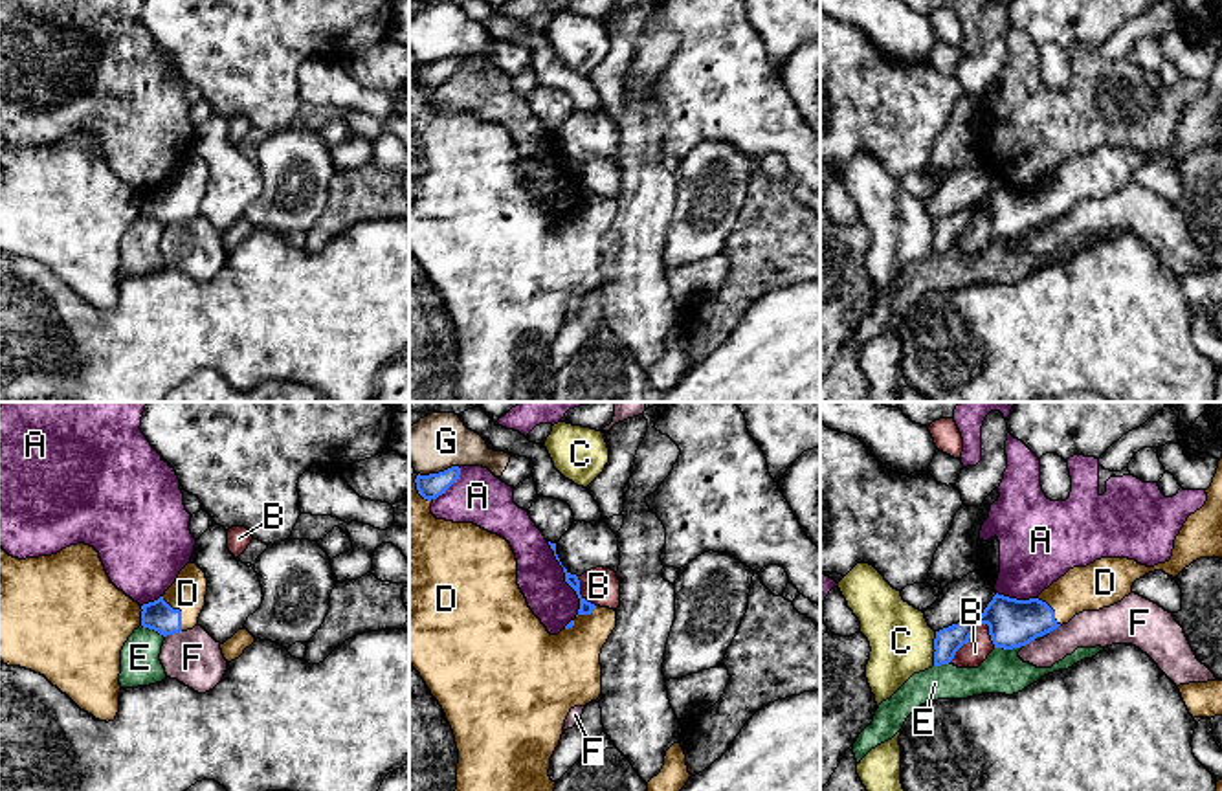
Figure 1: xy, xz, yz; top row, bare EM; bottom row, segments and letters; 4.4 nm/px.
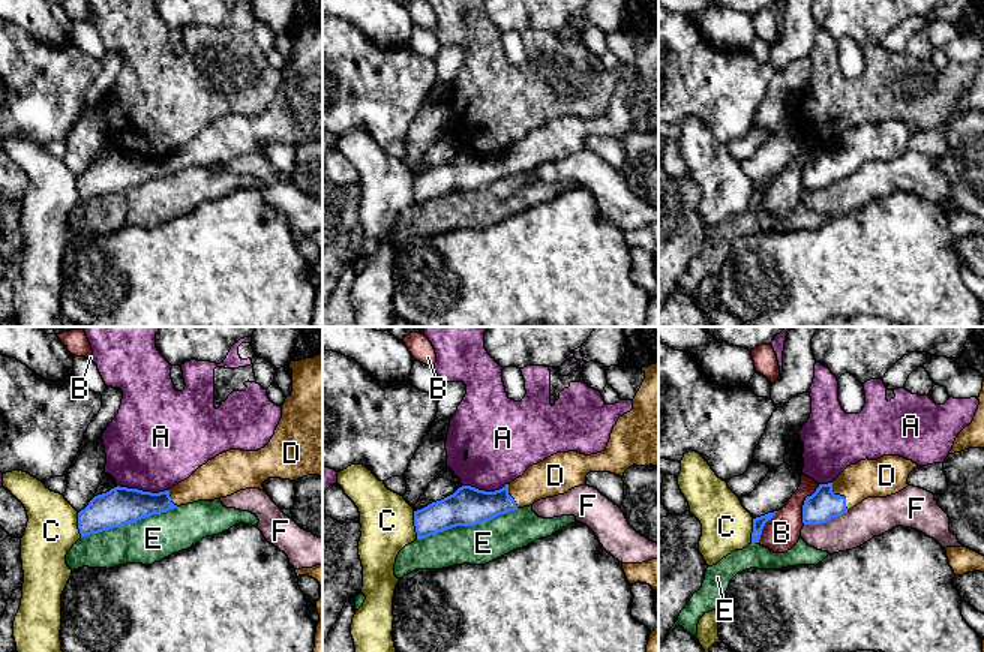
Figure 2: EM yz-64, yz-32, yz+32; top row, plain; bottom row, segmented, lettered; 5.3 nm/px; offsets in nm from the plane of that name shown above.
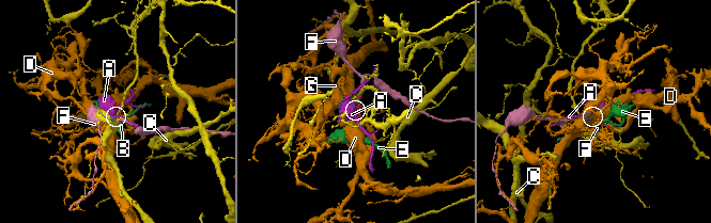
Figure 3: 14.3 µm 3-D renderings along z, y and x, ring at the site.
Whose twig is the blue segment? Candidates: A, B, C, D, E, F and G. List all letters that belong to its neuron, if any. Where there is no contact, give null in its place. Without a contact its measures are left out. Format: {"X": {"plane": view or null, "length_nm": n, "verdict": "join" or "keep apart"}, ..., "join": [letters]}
{"A": {"plane": "xz", "length_nm": 360, "verdict": "keep apart"}, "B": {"plane": "yz", "length_nm": 240, "verdict": "keep apart"}, "C": {"plane": "yz", "length_nm": 150, "verdict": "keep apart"}, "D": {"plane": "xy", "length_nm": 180, "verdict": "join"}, "E": {"plane": "yz", "length_nm": 130, "verdict": "keep apart"}, "F": {"plane": "xy", "length_nm": 80, "verdict": "keep apart"}, "G": {"plane": "xz", "length_nm": 180, "verdict": "keep apart"}, "join": ["D"]}

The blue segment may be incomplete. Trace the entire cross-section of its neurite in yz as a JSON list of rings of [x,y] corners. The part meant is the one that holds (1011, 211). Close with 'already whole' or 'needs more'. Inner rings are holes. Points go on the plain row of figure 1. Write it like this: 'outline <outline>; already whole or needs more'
outline [[[1222,48],[1205,83],[1205,94],[1187,106],[1176,125],[1169,150],[1147,156],[1128,147],[1101,147],[1070,158],[1037,187],[1016,189],[996,182],[980,206],[936,220],[934,255],[949,253],[978,213],[989,215],[994,237],[1020,237],[1083,200],[1121,191],[1149,162],[1163,160],[1176,167],[1200,147],[1222,147]]]; needs more

